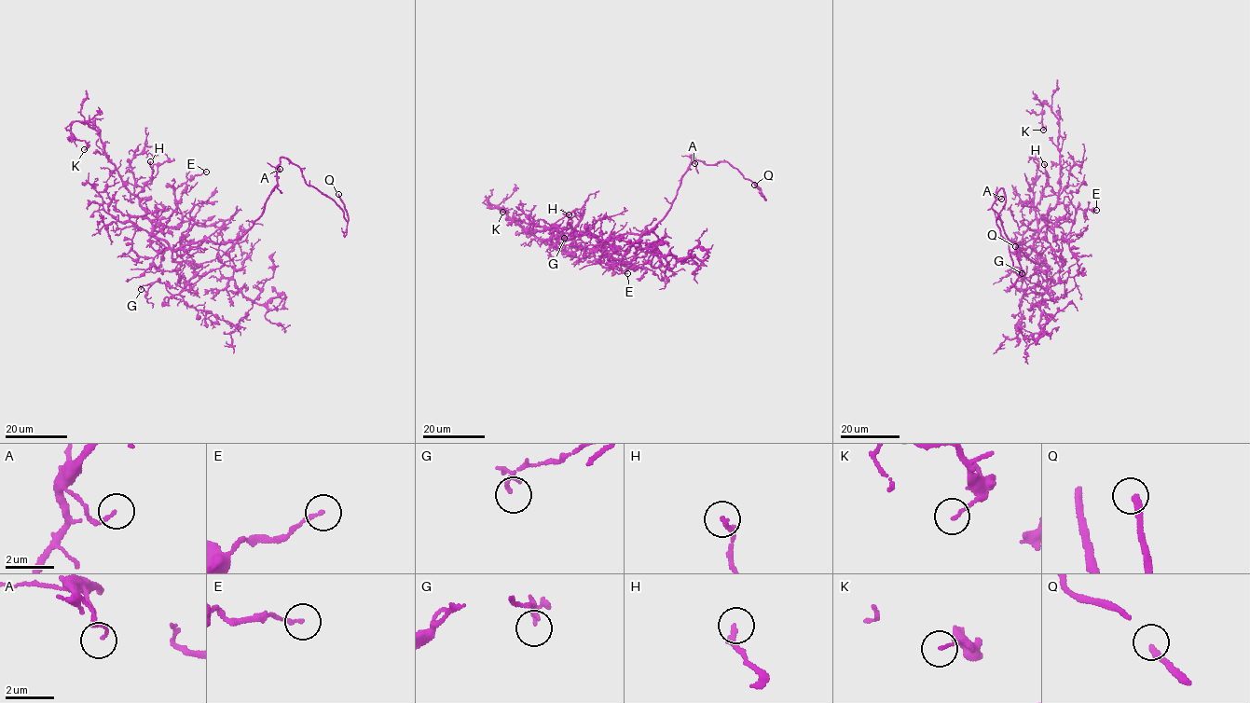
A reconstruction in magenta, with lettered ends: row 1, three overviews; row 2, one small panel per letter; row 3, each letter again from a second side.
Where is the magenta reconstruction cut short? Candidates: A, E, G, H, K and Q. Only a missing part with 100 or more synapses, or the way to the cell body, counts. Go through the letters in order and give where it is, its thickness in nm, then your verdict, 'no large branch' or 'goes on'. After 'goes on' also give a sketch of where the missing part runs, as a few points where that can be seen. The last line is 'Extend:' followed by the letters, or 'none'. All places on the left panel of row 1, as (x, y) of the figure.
A: place (280, 169); calibre 100 nm; no large branch
E: place (206, 172); calibre 140 nm; no large branch
G: place (141, 289); calibre 110 nm; no large branch
H: place (150, 161); calibre 200 nm; no large branch
K: place (84, 149); calibre 110 nm; no large branch
Q: place (338, 194); calibre 280 nm; goes on; course (338, 194), (329, 186), (322, 189), (326, 194)
Extend: Q

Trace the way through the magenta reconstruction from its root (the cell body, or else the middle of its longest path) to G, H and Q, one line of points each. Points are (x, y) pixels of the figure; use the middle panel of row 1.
G: (647, 232), (620, 234), (606, 241), (597, 241), (607, 246), (614, 245), (615, 248), (576, 230), (564, 238)
H: (647, 232), (620, 234), (602, 241), (587, 232), (567, 239), (560, 244), (558, 238), (571, 227), (569, 214)
Q: (647, 232), (671, 204), (692, 155), (708, 165), (728, 161), (760, 187), (765, 199), (754, 185)

